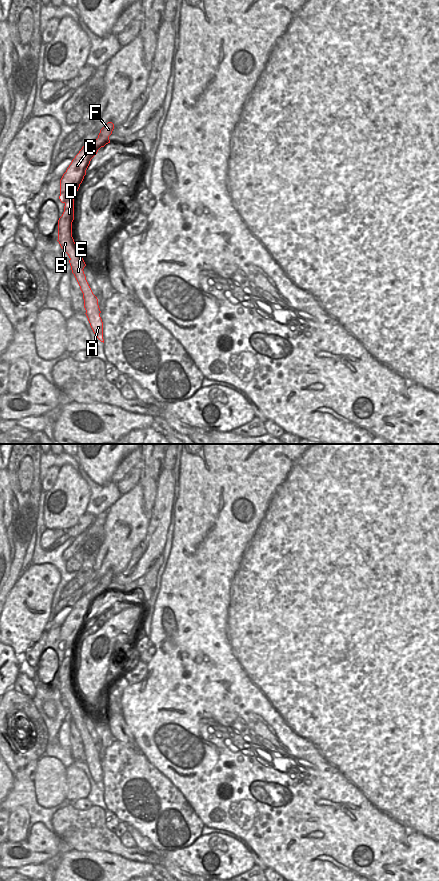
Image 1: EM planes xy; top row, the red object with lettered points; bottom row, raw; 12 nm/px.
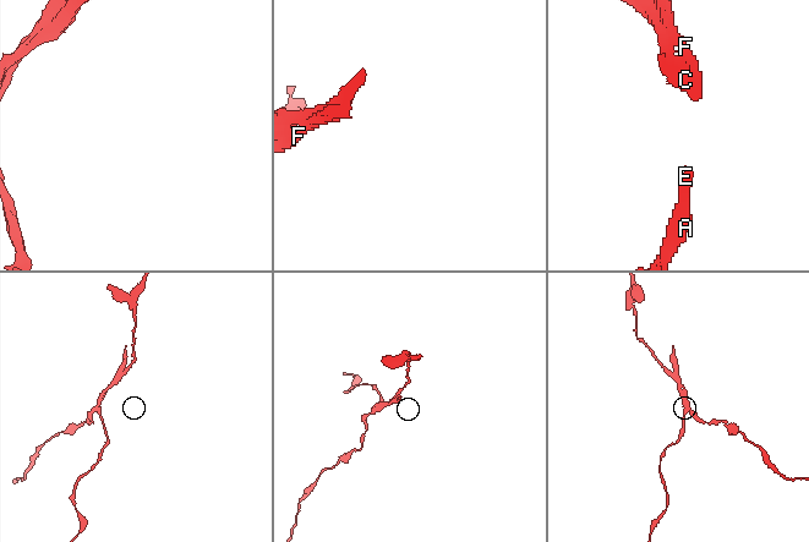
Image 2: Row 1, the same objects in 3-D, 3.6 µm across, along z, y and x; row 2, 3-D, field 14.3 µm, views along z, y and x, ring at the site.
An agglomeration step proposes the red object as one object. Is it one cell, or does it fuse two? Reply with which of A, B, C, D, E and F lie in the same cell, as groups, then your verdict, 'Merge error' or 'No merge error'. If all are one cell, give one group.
Groups: A B C D E / F. Merge error

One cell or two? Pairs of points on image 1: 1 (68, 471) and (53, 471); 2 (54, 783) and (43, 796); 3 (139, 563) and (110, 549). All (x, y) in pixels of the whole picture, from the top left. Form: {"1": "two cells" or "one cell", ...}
{"1": "two cells", "2": "one cell", "3": "two cells"}

